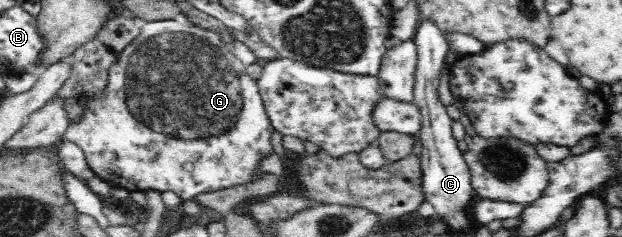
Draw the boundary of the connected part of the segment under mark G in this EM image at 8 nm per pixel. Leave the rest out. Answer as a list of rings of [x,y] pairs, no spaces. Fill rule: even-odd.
[[[184,19],[141,22],[139,35],[116,57],[115,63],[109,71],[108,85],[103,96],[87,103],[87,111],[83,111],[81,121],[69,124],[63,139],[76,143],[84,151],[87,163],[97,176],[109,183],[112,188],[122,187],[129,192],[173,191],[182,200],[189,201],[194,200],[201,193],[213,193],[220,189],[229,189],[229,187],[257,181],[262,175],[259,173],[261,163],[269,155],[275,153],[275,147],[271,141],[275,126],[271,124],[257,82],[249,76],[246,66],[232,54],[229,46],[230,43],[222,40],[221,33],[201,28]]]

